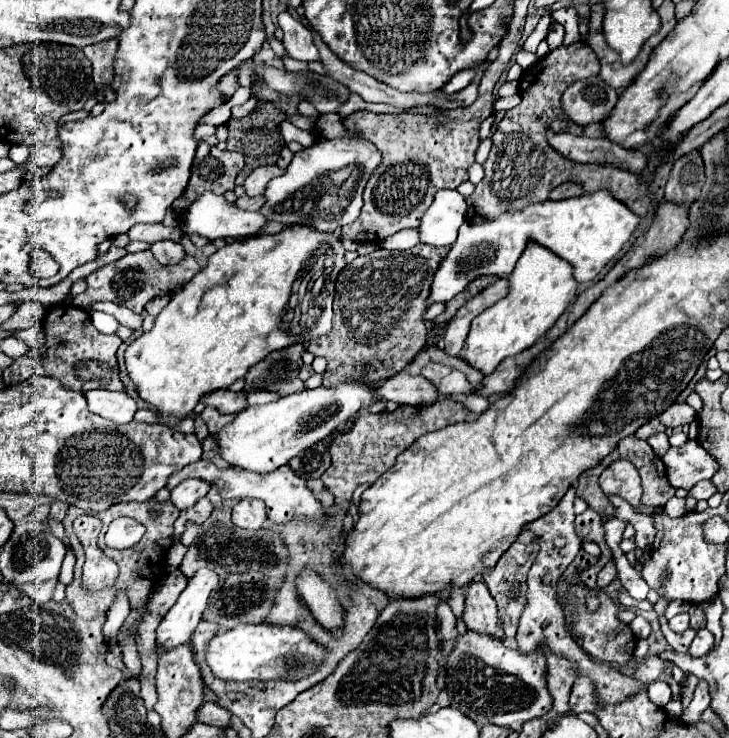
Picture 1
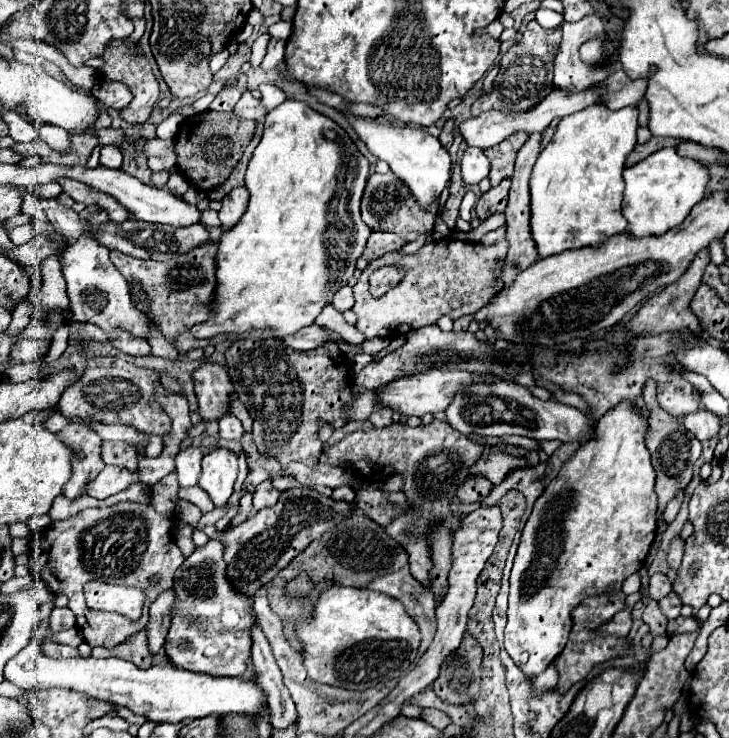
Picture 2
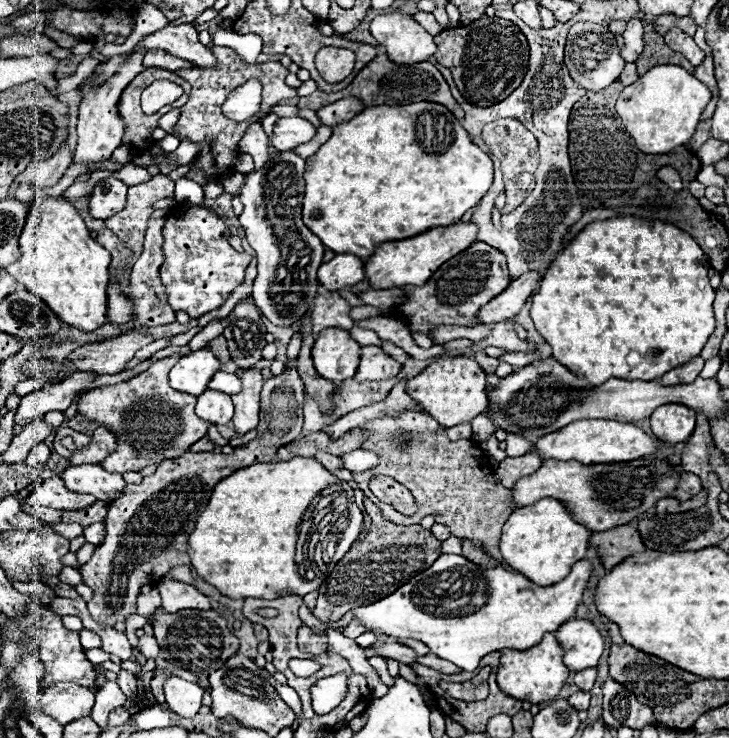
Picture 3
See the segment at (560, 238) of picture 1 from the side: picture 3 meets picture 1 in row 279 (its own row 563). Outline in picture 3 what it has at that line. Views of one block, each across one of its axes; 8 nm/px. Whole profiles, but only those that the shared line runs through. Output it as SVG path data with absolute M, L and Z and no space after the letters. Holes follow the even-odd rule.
M442 554L428 570L394 594L374 604L356 606L340 620L358 620L374 634L420 640L440 658L474 672L482 656L504 648L528 650L540 644L544 634L558 630L566 620L574 618L590 576L592 560L578 560L562 582L542 588L524 574L504 566L480 568L462 554Z

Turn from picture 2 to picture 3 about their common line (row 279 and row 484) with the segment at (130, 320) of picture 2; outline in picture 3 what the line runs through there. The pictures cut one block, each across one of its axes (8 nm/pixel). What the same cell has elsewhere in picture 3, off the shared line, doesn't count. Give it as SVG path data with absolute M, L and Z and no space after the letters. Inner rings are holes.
M80 464L68 466L60 478L64 480L66 488L80 494L92 494L102 502L110 502L122 494L124 480L120 474L106 472L100 464Z

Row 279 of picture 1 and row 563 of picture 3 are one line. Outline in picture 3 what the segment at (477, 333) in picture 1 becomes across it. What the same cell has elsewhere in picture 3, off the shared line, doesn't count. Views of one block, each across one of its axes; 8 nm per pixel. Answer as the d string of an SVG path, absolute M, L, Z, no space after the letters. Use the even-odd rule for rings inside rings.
M542 498L536 504L522 506L510 514L504 524L500 552L506 564L528 576L538 586L550 586L562 580L572 564L582 560L588 550L588 540L594 532L576 522L570 508L554 498Z

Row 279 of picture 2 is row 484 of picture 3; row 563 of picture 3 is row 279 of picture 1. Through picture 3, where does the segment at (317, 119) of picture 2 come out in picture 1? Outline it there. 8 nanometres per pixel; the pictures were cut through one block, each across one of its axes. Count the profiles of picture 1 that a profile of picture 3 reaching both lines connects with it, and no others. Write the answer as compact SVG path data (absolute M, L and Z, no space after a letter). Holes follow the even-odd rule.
M304 224L286 226L278 234L252 236L226 244L208 258L206 268L202 268L178 294L172 296L170 304L156 316L154 328L128 346L128 374L140 396L160 412L164 424L172 426L176 420L182 420L194 410L200 396L218 388L228 388L270 352L282 350L294 342L294 338L286 338L286 334L278 330L278 318L282 318L282 310L286 310L286 298L290 298L290 282L294 282L294 274L302 270L302 262L306 262L322 242L330 242L330 246L338 246L338 250L342 250L338 234L322 232Z

